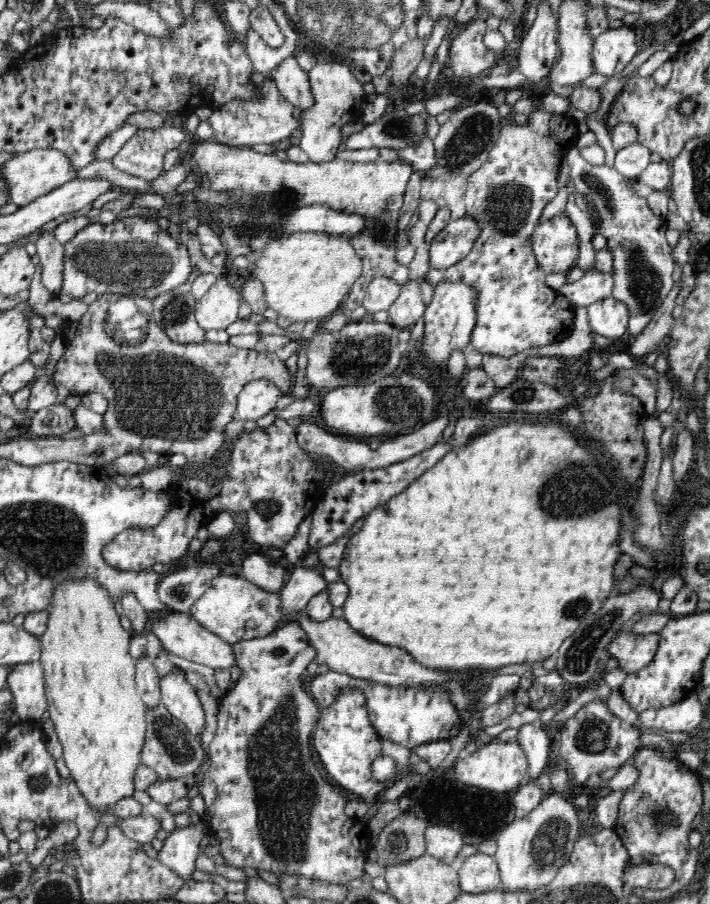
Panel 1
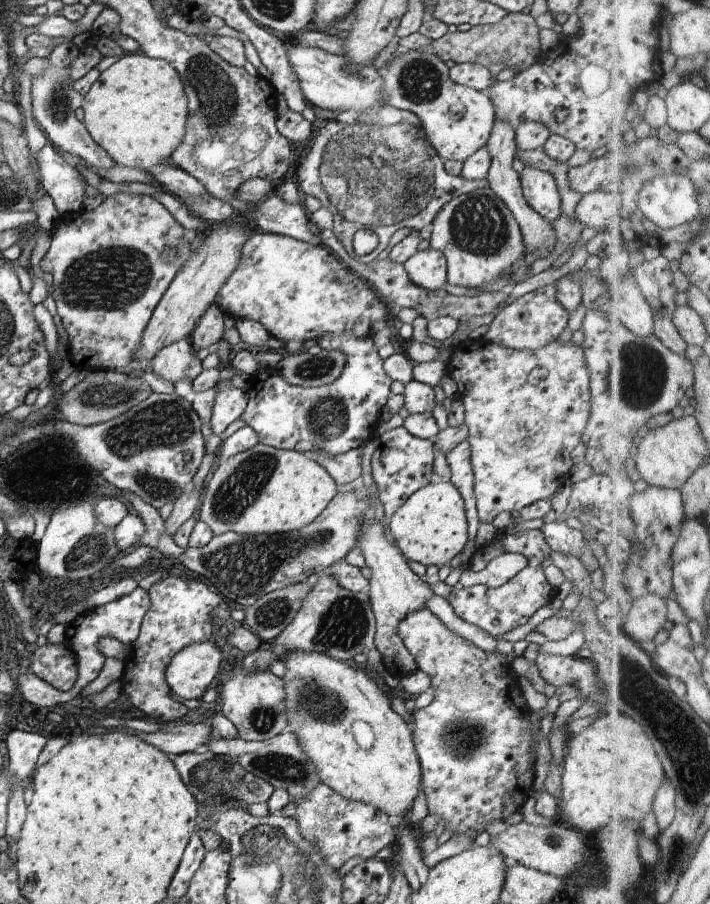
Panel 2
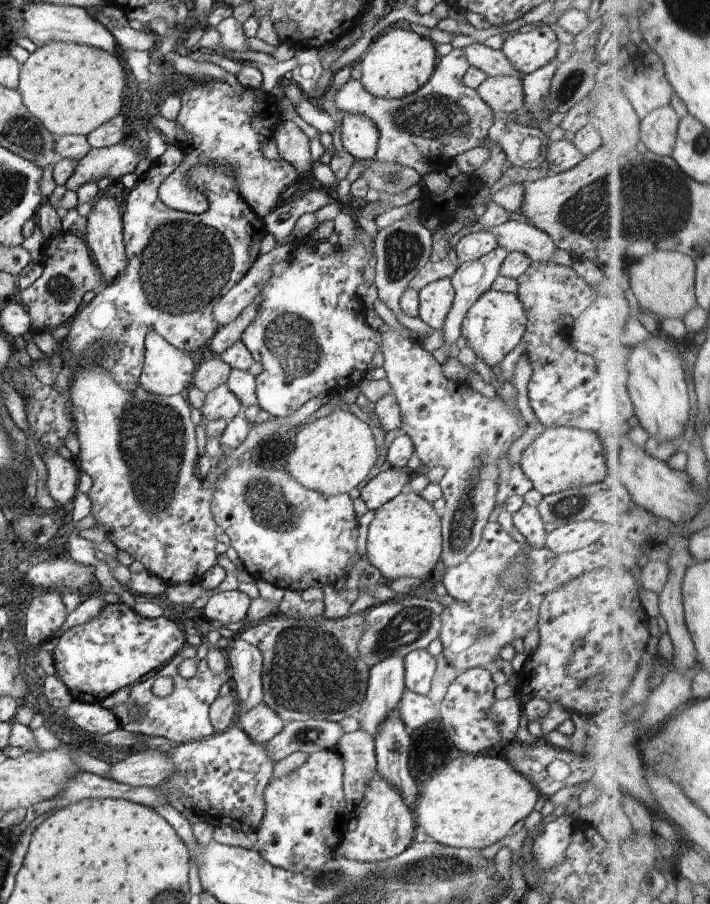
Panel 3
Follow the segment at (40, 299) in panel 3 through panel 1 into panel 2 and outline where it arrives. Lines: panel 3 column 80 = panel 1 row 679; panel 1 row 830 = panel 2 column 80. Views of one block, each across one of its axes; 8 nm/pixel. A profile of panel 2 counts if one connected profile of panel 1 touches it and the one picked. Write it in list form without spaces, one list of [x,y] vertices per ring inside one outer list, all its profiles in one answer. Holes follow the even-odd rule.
[[[118,192],[103,198],[96,208],[89,211],[81,210],[79,213],[70,213],[64,217],[60,216],[57,223],[54,225],[51,236],[51,245],[46,252],[46,255],[39,264],[42,274],[52,274],[52,292],[50,298],[54,298],[57,306],[57,314],[60,316],[63,327],[68,333],[67,354],[68,360],[72,362],[76,369],[79,370],[95,370],[108,369],[120,370],[131,361],[135,350],[137,349],[145,326],[148,324],[153,310],[158,306],[159,300],[166,292],[166,289],[171,285],[174,277],[179,273],[179,270],[184,266],[184,263],[193,257],[190,250],[189,242],[185,239],[186,229],[172,217],[172,214],[160,203],[160,200],[151,195],[141,193]]]

